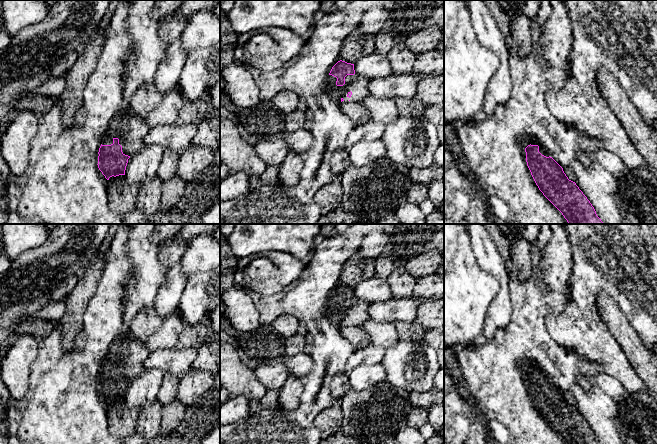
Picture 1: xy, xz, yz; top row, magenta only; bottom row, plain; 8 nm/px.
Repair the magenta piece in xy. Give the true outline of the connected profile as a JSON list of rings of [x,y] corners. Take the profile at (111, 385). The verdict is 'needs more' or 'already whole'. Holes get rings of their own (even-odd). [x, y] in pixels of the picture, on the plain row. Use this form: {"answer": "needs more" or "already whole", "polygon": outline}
{"answer": "needs more", "polygon": [[[127,330],[112,343],[104,357],[97,388],[107,404],[125,399],[128,383],[142,372],[149,355],[145,343],[130,338]]]}

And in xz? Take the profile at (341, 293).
{"answer": "needs more", "polygon": [[[338,285],[331,293],[327,314],[334,325],[361,326],[370,318],[370,304],[355,298],[354,288]]]}

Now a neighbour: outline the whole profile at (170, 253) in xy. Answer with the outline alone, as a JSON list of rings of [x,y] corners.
[[[178,235],[164,243],[159,249],[159,260],[165,267],[167,275],[178,267],[187,246],[179,241]]]

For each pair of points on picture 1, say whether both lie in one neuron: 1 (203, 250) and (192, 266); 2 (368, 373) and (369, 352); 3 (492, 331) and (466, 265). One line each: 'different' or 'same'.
1: same
2: different
3: different

